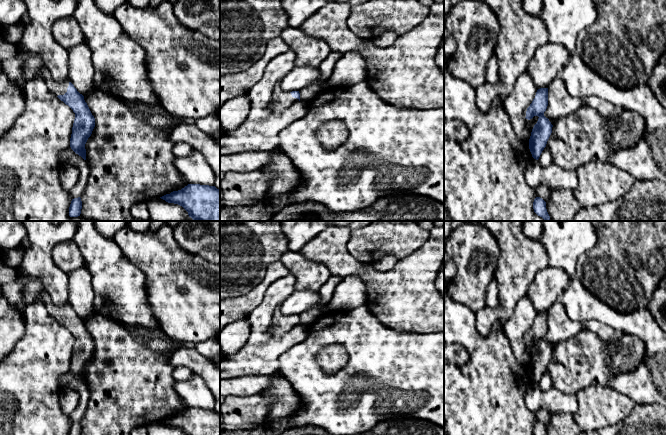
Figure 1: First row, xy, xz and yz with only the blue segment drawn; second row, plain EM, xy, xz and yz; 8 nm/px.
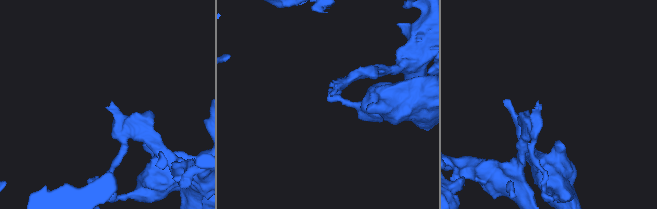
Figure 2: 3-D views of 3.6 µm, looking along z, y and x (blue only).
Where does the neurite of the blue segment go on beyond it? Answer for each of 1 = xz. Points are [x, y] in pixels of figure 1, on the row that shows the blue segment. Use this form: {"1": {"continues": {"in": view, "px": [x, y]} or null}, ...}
{"1": {"continues": {"in": "xz", "px": [281, 100]}}}

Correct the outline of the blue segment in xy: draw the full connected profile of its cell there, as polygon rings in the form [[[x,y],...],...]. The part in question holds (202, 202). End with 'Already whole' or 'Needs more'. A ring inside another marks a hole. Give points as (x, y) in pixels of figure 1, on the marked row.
[[[188,184],[160,198],[182,206],[194,221],[220,221],[220,190],[215,186]]]. Already whole

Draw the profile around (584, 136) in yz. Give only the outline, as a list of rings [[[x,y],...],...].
[[[583,106],[570,115],[559,119],[552,127],[552,133],[546,147],[552,155],[552,163],[564,170],[574,170],[588,162],[607,162],[612,154],[628,148],[633,148],[644,138],[645,120],[638,113],[622,108],[619,119],[606,119],[591,107]]]

